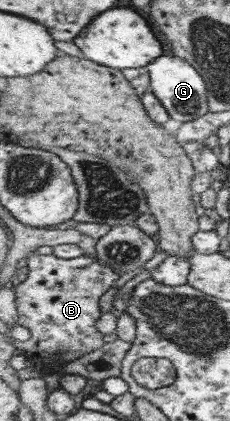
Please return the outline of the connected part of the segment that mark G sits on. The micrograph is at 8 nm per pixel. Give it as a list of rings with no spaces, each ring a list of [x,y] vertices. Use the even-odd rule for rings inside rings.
[[[163,55],[149,64],[147,71],[150,76],[149,89],[155,92],[155,95],[161,100],[173,120],[189,123],[210,113],[206,81],[190,62],[181,57]]]

